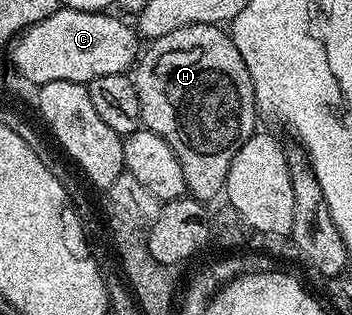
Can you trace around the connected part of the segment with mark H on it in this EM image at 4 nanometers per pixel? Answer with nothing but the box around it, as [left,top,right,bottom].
[132,24,260,202]

